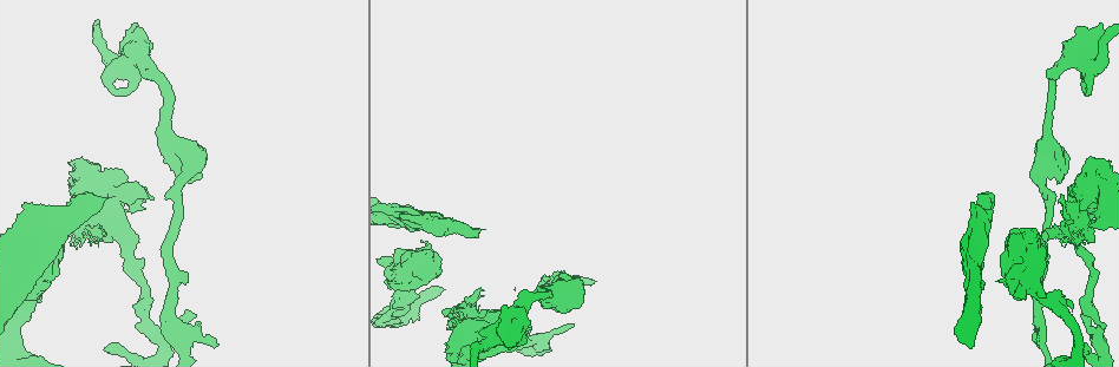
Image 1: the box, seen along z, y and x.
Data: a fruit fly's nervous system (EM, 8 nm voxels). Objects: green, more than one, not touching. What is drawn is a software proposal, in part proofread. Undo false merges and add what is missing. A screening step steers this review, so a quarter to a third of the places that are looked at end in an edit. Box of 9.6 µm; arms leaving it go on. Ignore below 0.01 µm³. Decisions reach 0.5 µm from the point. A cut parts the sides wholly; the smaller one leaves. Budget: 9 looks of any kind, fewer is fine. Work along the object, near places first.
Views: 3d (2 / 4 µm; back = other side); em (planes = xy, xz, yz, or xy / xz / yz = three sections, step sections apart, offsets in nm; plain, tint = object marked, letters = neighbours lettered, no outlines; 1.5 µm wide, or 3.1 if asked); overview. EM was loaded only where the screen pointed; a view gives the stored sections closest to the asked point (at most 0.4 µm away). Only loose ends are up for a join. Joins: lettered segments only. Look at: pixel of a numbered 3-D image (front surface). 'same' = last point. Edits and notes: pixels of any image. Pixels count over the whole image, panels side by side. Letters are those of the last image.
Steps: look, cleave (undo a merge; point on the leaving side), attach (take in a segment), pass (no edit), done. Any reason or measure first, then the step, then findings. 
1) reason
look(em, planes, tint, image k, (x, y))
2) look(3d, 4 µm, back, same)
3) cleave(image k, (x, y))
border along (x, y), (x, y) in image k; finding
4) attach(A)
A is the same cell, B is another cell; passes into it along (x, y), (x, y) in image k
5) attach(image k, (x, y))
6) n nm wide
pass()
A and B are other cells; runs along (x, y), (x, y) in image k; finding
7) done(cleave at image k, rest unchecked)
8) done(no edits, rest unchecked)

arms part here
look(em, xy, step 8, tint, image 1, (124, 65))

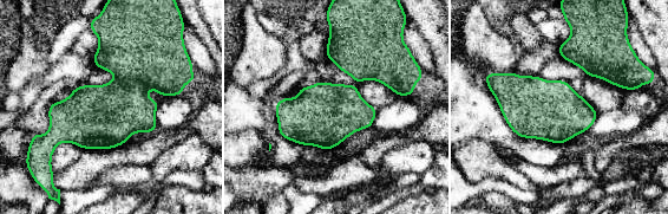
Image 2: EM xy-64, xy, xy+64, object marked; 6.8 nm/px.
cut it another way
look(em, planes, letters, same)

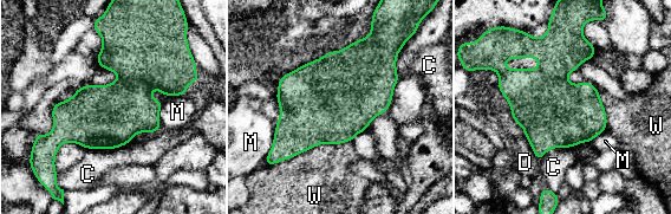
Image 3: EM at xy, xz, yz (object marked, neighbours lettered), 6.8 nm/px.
pass()
C, D, M and W are other cells; border along (128, 143), (109, 149), (86, 150) in image 3; continuous, no second neuron

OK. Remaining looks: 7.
branch stops here
look(3d, 4 µm, image 1, (1044, 339))

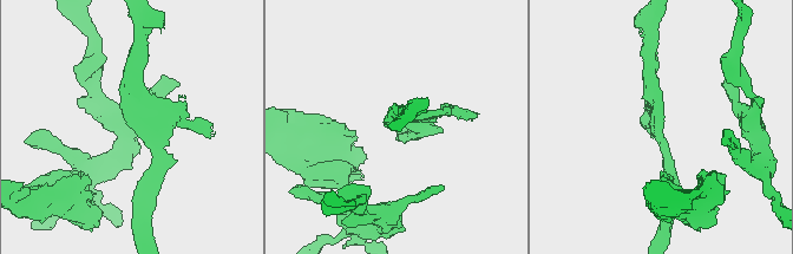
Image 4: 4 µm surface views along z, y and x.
need the tissue
look(em, planes, letters, image 4, (133, 127))

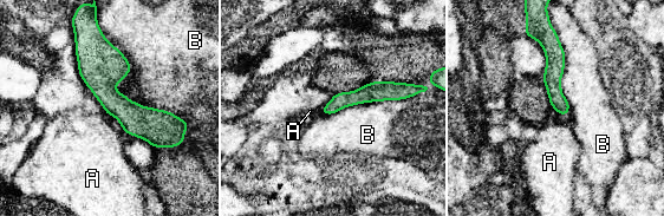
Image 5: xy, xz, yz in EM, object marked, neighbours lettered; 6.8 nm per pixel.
B touches over 500 nm
pass()
A and B are other cells; border along (549, 23), (565, 52), (566, 97) in image 5; none of them fits

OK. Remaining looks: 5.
free end
look(em, planes, letters, image 1, (106, 348))

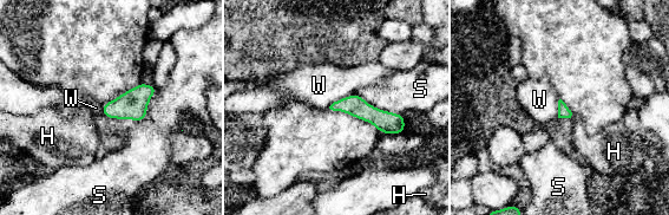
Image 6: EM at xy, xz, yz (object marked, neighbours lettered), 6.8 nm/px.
S touches over 360 nm
pass()
H, S and W are other cells; border along (356, 92), (341, 97), (328, 106) in image 6; no lettered segment goes on from it

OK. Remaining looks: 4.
free end
look(3d, 2 µm, image 1, (400, 320))

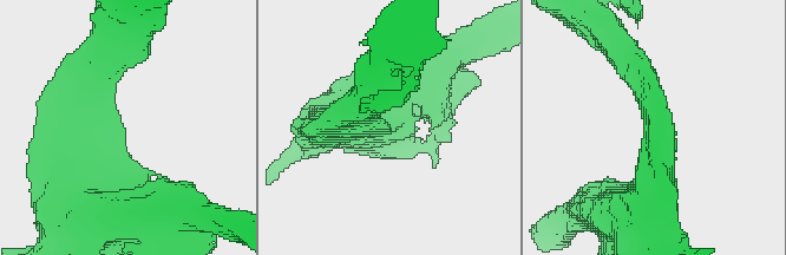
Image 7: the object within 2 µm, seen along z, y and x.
arms of 280, 320 nm
look(em, xy, step 8, letters, image 7, (123, 137))

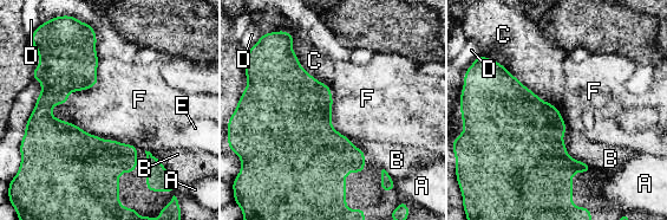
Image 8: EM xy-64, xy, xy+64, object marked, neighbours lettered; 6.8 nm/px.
C touches over 650 nm
pass()
A, B, C, D, E and F are other cells; none of them fits

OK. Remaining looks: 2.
done(no edits, rest unchecked)

